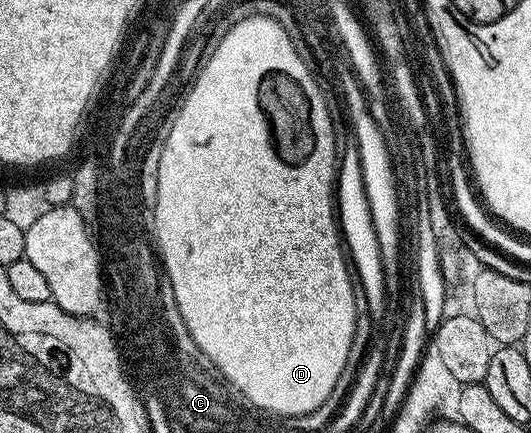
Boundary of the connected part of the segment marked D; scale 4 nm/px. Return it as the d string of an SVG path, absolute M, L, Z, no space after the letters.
M254 16L243 18L219 43L215 51L200 65L199 73L190 83L182 99L179 115L171 118L172 130L168 132L165 148L159 151L160 171L157 172L156 236L155 245L161 255L161 266L166 281L176 298L177 308L184 318L193 340L216 365L227 370L230 378L251 394L261 408L286 409L294 416L313 412L337 384L341 368L352 357L351 345L355 331L355 305L353 284L349 284L348 255L337 221L337 138L331 123L331 110L315 83L312 67L297 56L293 40L277 24L277 20Z

